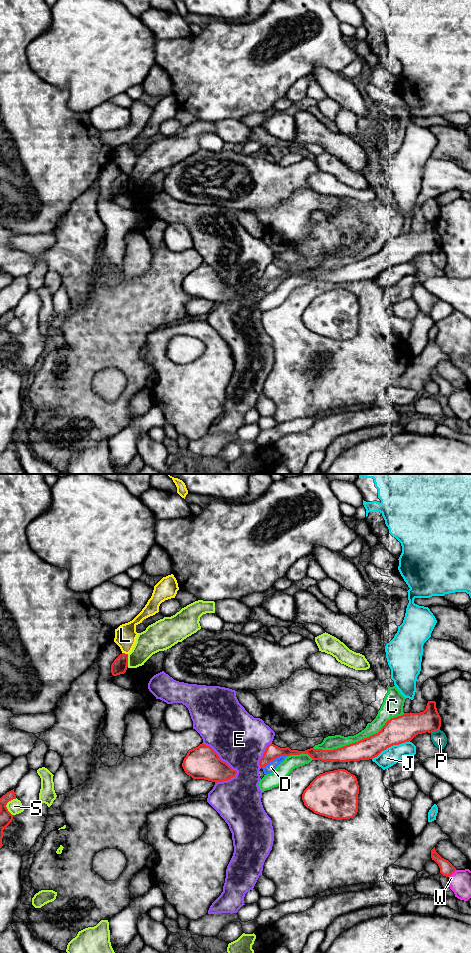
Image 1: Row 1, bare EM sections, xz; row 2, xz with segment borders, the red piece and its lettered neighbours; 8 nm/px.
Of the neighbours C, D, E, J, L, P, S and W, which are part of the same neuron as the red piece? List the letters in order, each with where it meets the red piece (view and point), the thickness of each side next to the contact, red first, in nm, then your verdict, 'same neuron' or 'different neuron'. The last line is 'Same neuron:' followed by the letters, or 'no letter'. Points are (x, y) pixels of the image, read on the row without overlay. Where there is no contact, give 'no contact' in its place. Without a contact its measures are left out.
C: meets red in xz at (360, 260); 180 nm thick on the red side, 110 nm on the other; different neuron
D: meets red in xz at (274, 279); 120 nm thick on the red side, 70 nm on the other; different neuron
E: meets red in xz at (220, 279); 260 nm thick on the red side, 420 nm on the other; different neuron
J: meets red in xz at (390, 266); 220 nm thick on the red side, 140 nm on the other; different neuron
L: meets red in xz at (124, 173); 120 nm thick on the red side, 180 nm on the other; different neuron
P: meets red in xz at (435, 250); 220 nm thick on the red side, 120 nm on the other; different neuron
S: meets red in xz at (6, 324); 100 nm thick on the red side, 120 nm on the other; different neuron
W: meets red in xz at (452, 393); 110 nm thick on the red side, 180 nm on the other; different neuron
Same neuron: no letter

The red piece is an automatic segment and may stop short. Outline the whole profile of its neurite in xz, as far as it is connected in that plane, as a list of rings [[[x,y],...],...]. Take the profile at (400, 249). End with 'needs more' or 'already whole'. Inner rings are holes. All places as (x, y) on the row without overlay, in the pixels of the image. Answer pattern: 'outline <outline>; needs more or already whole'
outline [[[428,221],[426,229],[420,233],[404,233],[388,240],[381,250],[358,262],[333,270],[310,268],[305,271],[280,268],[269,264],[259,281],[261,288],[280,276],[308,274],[313,280],[321,281],[360,281],[377,277],[393,265],[411,261],[416,255],[440,250],[441,237],[435,221]]]; already whole

